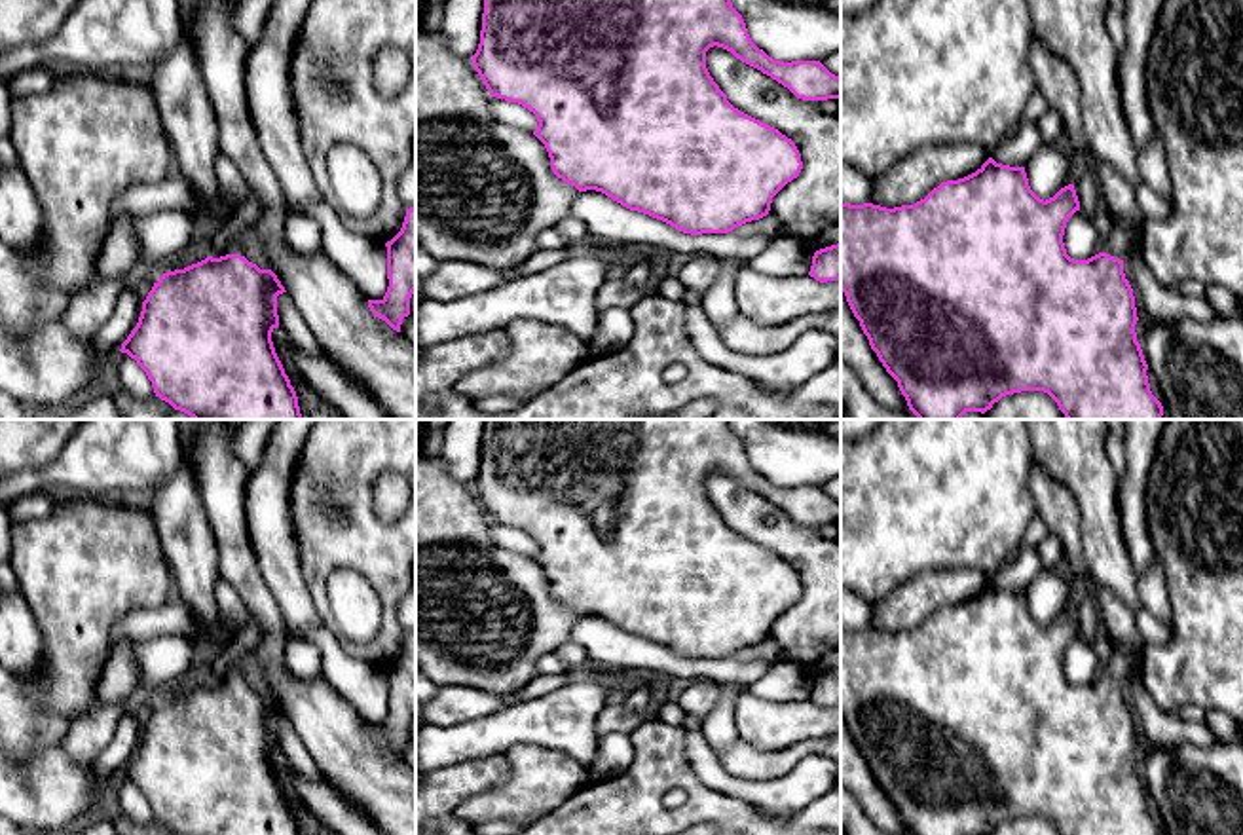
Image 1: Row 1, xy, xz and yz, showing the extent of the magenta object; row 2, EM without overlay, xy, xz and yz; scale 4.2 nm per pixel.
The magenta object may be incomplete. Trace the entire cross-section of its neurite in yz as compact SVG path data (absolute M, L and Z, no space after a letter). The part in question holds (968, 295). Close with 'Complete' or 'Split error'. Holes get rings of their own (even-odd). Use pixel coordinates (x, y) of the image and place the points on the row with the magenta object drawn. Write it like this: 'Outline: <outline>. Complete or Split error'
Outline: M993 158L964 178L941 182L915 205L841 203L841 290L918 419L985 414L1002 397L1021 391L1048 393L1067 419L1161 419L1163 406L1150 391L1148 364L1137 342L1133 288L1123 273L1135 235L1112 216L1104 250L1074 260L1063 235L1076 211L1074 184L1044 201L1030 190L1025 167L1002 165Z. Split error

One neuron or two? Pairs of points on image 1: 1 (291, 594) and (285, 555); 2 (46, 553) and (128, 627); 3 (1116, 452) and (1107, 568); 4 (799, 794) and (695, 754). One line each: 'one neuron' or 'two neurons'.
1: one neuron
2: two neurons
3: two neurons
4: one neuron

